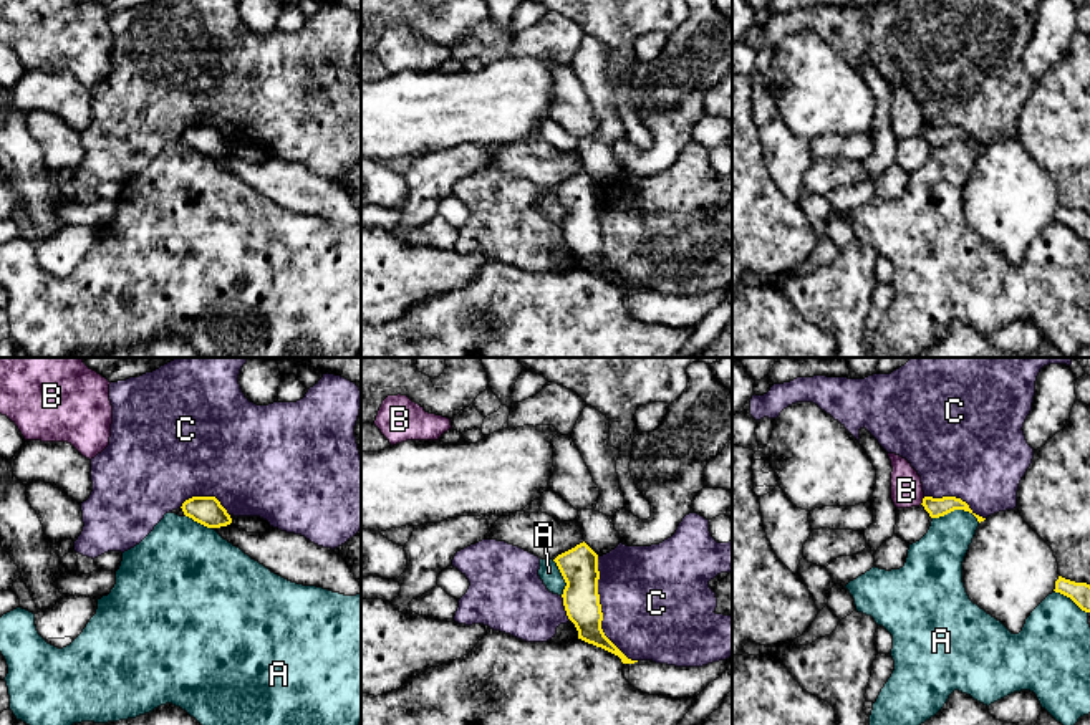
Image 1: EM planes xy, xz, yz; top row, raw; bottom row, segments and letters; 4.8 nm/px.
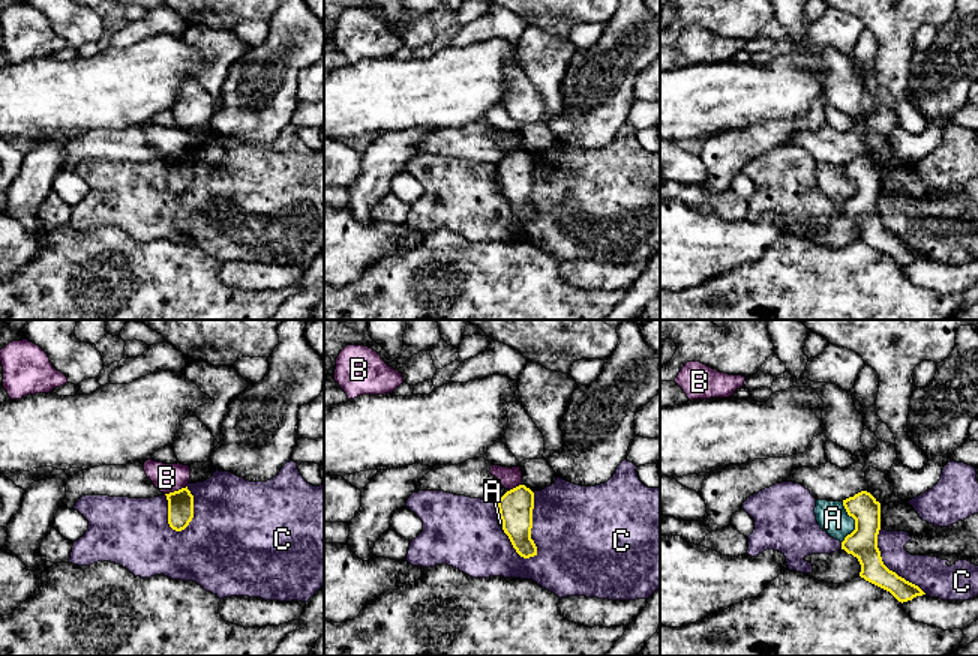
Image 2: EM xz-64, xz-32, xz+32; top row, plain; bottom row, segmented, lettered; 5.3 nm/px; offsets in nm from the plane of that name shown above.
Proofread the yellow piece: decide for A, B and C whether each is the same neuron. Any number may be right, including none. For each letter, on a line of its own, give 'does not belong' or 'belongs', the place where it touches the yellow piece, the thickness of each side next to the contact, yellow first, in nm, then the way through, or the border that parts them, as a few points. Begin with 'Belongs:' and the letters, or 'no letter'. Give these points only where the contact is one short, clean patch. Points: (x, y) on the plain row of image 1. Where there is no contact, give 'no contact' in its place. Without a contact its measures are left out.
Belongs: no letter
A: does not belong | yz (956, 138) | 100/240 nm
B: does not belong | yz (923, 129) | 100/160 nm | along yz (925, 126), (920, 133)
C: does not belong | xz (600, 240) | 190/480 nm

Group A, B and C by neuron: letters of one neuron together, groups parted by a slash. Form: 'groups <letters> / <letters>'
groups A / B / C

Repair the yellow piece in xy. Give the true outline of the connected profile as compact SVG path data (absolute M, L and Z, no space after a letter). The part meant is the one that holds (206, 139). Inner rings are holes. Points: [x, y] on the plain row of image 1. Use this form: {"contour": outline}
{"contour": "M192 126L181 137L186 146L207 157L220 157L232 152L230 144L215 126Z"}

